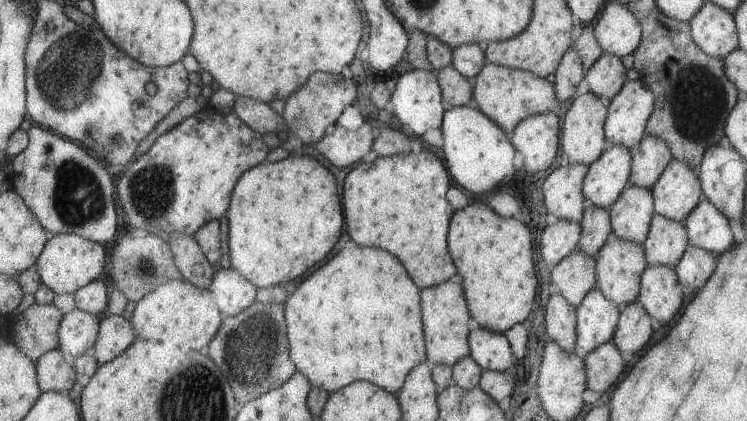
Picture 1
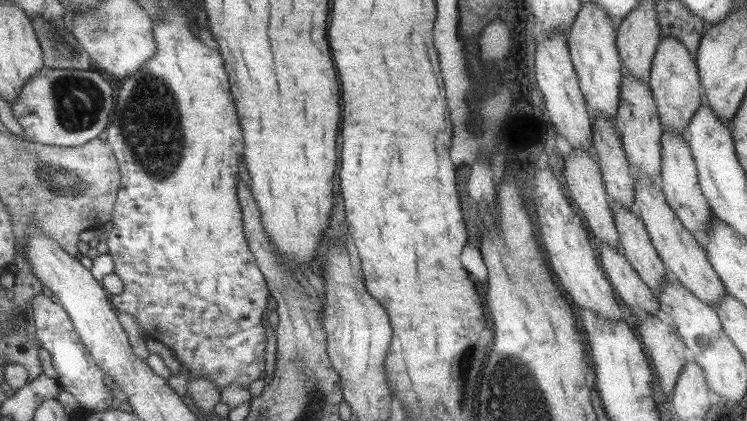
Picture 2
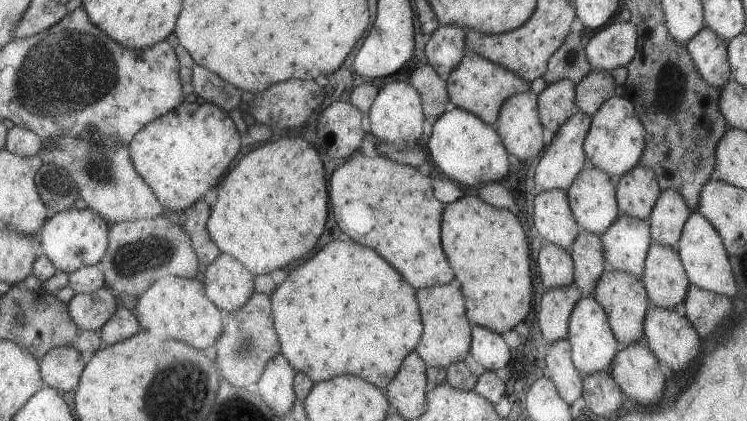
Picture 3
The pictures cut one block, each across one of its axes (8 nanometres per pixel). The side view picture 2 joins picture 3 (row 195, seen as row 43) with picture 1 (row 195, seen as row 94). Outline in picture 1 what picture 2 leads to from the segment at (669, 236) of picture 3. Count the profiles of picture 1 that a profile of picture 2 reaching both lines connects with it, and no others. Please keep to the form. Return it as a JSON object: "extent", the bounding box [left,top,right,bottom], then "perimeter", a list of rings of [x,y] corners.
{"extent":[651,158,704,223],"perimeter":[[[674,158],[651,191],[655,212],[681,223],[704,197],[697,170]]]}

